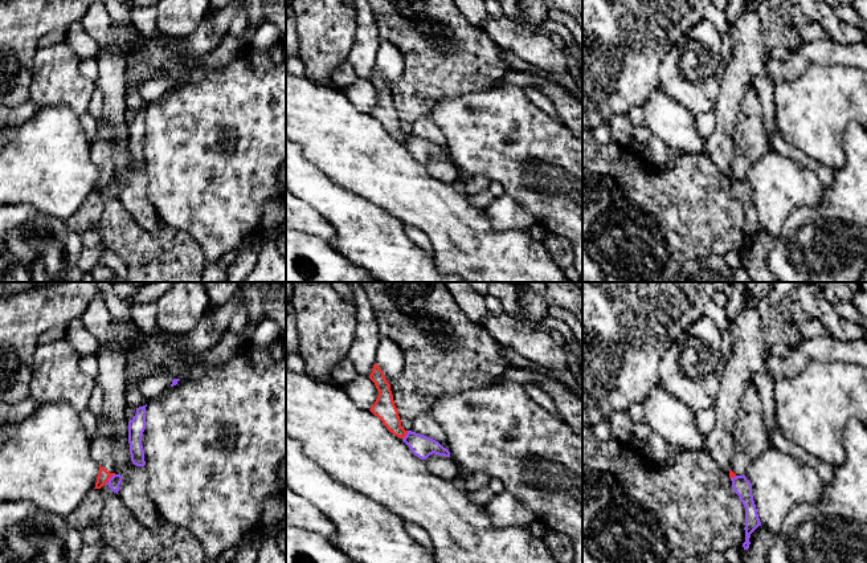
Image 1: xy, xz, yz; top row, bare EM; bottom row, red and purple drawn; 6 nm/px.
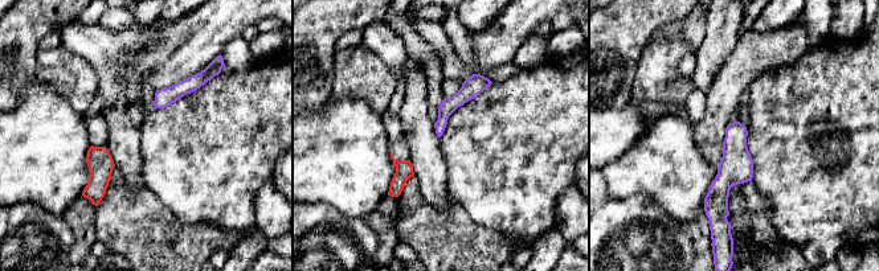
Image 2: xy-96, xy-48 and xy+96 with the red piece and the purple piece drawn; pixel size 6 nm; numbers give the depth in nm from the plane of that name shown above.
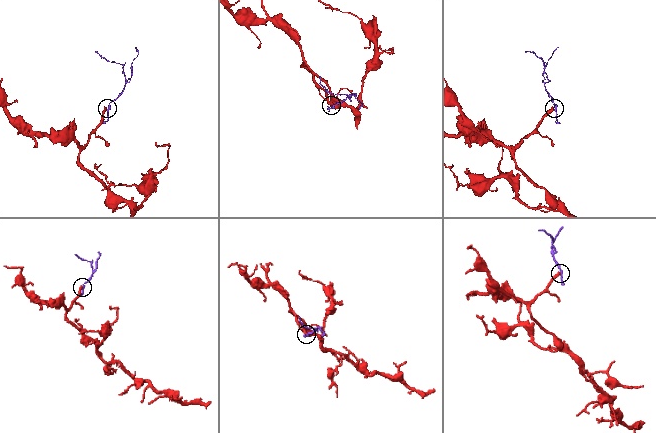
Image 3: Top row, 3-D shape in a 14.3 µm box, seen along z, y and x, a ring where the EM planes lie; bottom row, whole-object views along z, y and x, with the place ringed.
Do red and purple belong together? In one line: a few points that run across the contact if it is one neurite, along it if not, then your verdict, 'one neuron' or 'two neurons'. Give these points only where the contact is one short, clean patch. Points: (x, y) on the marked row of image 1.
line xy (114, 473), (105, 484); two neurons

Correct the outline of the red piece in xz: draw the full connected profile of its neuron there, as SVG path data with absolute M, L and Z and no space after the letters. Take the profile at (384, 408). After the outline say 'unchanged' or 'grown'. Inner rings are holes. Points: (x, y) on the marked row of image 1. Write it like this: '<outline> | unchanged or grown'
M376 363L373 364L369 379L375 383L379 391L379 396L369 411L383 421L389 432L400 438L404 438L408 431L401 427L401 420L393 401L390 384L387 382L384 372Z | unchanged

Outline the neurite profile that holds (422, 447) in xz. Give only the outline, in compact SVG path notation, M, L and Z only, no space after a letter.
M408 431L402 441L409 446L412 453L421 460L426 460L433 453L450 457L449 449L443 448L438 441L416 432Z

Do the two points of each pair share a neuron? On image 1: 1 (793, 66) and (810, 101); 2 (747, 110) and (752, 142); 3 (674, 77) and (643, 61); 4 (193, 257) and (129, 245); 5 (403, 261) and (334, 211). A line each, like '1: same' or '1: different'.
1: different
2: same
3: different
4: same
5: same

